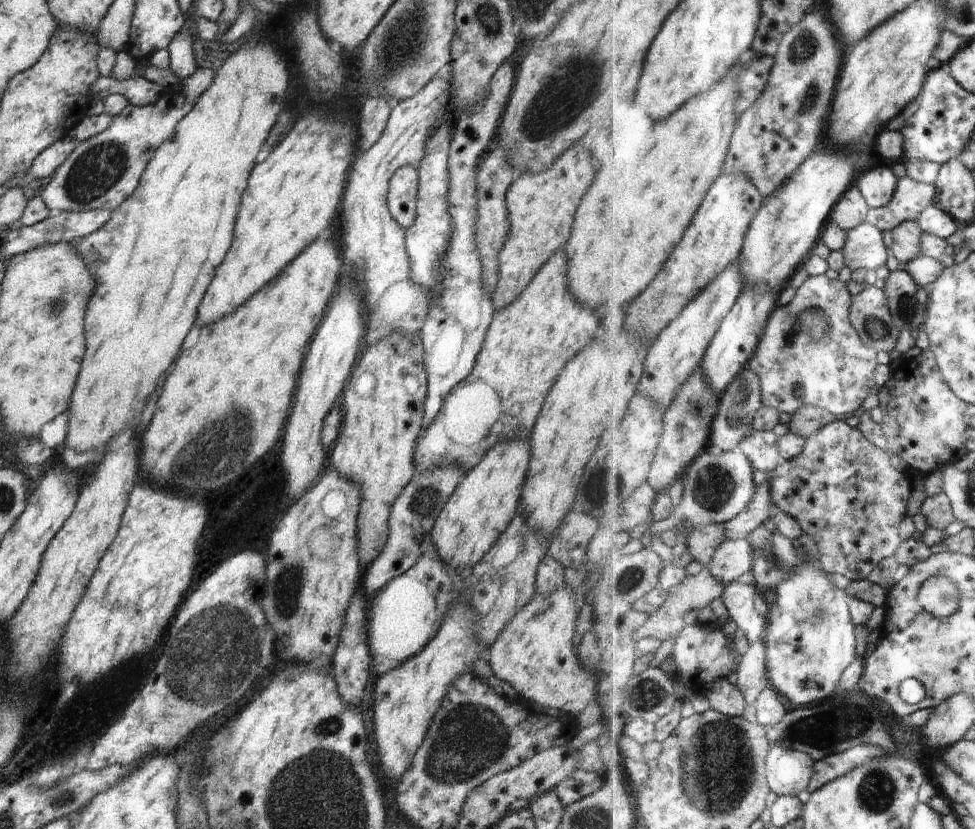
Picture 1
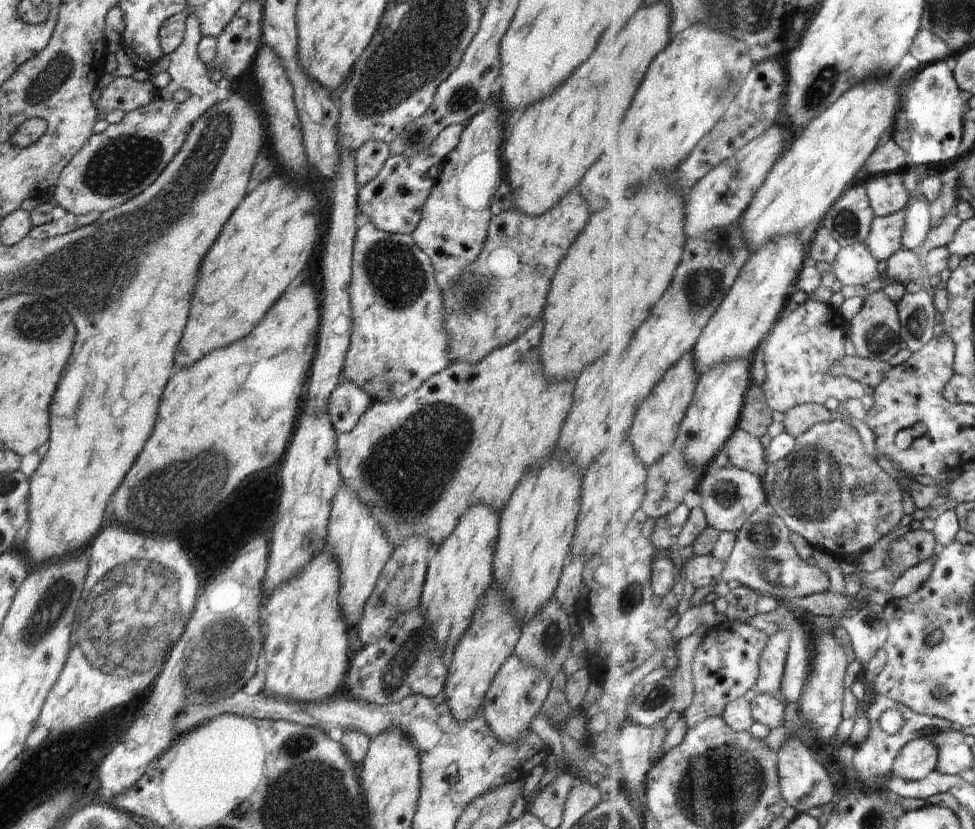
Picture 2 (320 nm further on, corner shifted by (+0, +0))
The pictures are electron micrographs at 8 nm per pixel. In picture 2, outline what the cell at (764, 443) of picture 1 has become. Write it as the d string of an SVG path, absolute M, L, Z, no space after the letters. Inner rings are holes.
M741 426L727 442L725 451L728 456L727 462L739 469L759 475L765 474L766 468L769 468L766 466L767 450L762 446L762 440Z

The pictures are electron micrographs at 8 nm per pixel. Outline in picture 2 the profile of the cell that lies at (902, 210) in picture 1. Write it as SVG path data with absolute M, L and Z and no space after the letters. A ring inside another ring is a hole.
M906 208L887 217L877 217L873 222L873 232L866 243L880 262L889 261L903 249L908 218L909 209Z

